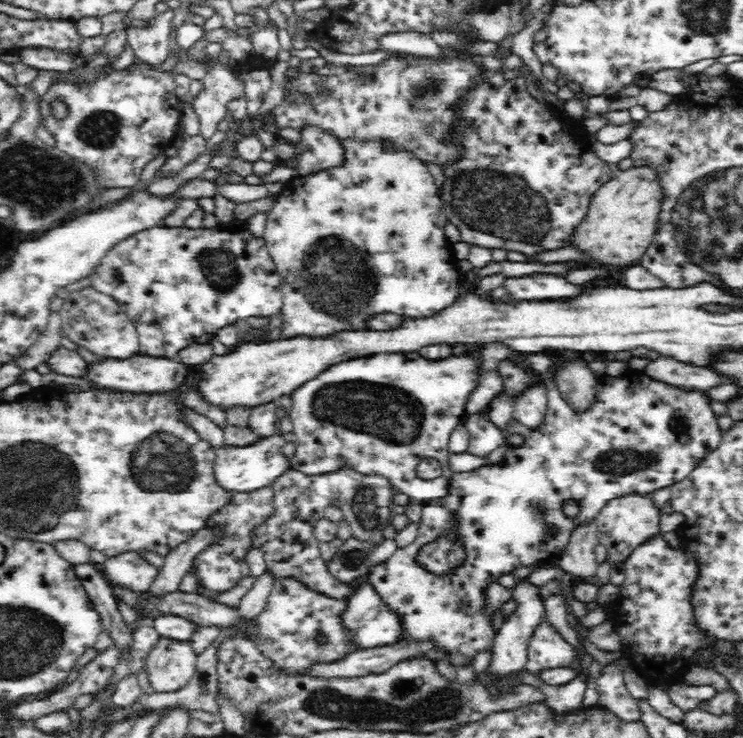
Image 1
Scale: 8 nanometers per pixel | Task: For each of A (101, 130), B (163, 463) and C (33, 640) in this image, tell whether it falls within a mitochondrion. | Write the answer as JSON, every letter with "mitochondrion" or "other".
{"A":"mitochondrion","B":"mitochondrion","C":"mitochondrion"}

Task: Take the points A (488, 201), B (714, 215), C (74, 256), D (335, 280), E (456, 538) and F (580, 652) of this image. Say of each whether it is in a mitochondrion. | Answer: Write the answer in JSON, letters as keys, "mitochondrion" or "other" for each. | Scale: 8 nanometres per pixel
{"A":"mitochondrion","B":"mitochondrion","C":"other","D":"mitochondrion","E":"other","F":"other"}

